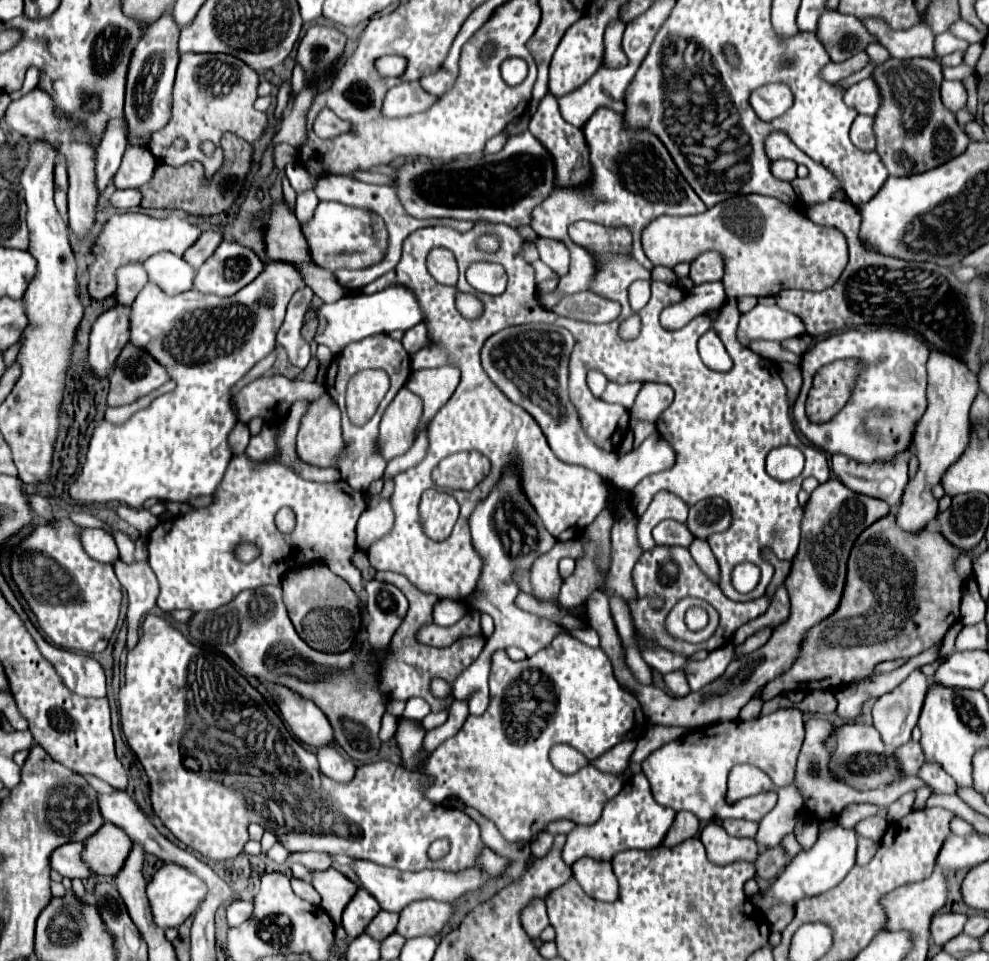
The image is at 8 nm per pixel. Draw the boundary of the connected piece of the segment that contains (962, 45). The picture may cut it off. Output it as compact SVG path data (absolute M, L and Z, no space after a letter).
M950 30L942 32L936 36L936 42L934 42L934 48L938 48L938 56L946 56L946 54L952 54L956 50L966 50L970 44L966 40L960 40L956 38Z

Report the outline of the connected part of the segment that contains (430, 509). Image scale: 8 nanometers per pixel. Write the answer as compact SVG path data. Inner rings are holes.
M430 488L422 494L420 516L427 536L439 541L445 540L458 520L458 504L450 494Z

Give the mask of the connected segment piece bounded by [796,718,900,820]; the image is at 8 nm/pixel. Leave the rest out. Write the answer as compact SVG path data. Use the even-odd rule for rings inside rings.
M808 720L806 722L806 740L804 746L800 750L798 756L798 766L796 766L796 780L798 780L798 788L802 788L802 796L806 796L806 808L804 812L814 812L814 816L818 816L818 820L832 820L838 818L838 814L850 806L850 804L858 804L858 802L870 802L876 806L890 806L894 800L898 800L900 796L894 796L894 790L868 790L868 792L858 792L854 788L846 788L846 784L838 784L838 780L834 780L828 772L828 758L826 756L826 748L824 748L824 740L826 736L830 736L830 732L834 732L834 726L824 722L824 720ZM888 794L888 796L882 796Z

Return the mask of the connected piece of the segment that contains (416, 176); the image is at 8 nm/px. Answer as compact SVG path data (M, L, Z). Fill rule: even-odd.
M526 128L522 134L510 136L508 144L498 154L484 154L480 158L468 156L450 162L430 160L424 156L412 158L406 164L394 168L394 190L404 210L414 218L458 218L458 220L472 220L472 222L490 220L490 222L502 222L512 228L518 228L518 226L530 226L532 210L540 202L544 202L546 196L556 188L554 176L556 176L556 168L554 168L552 154Z

